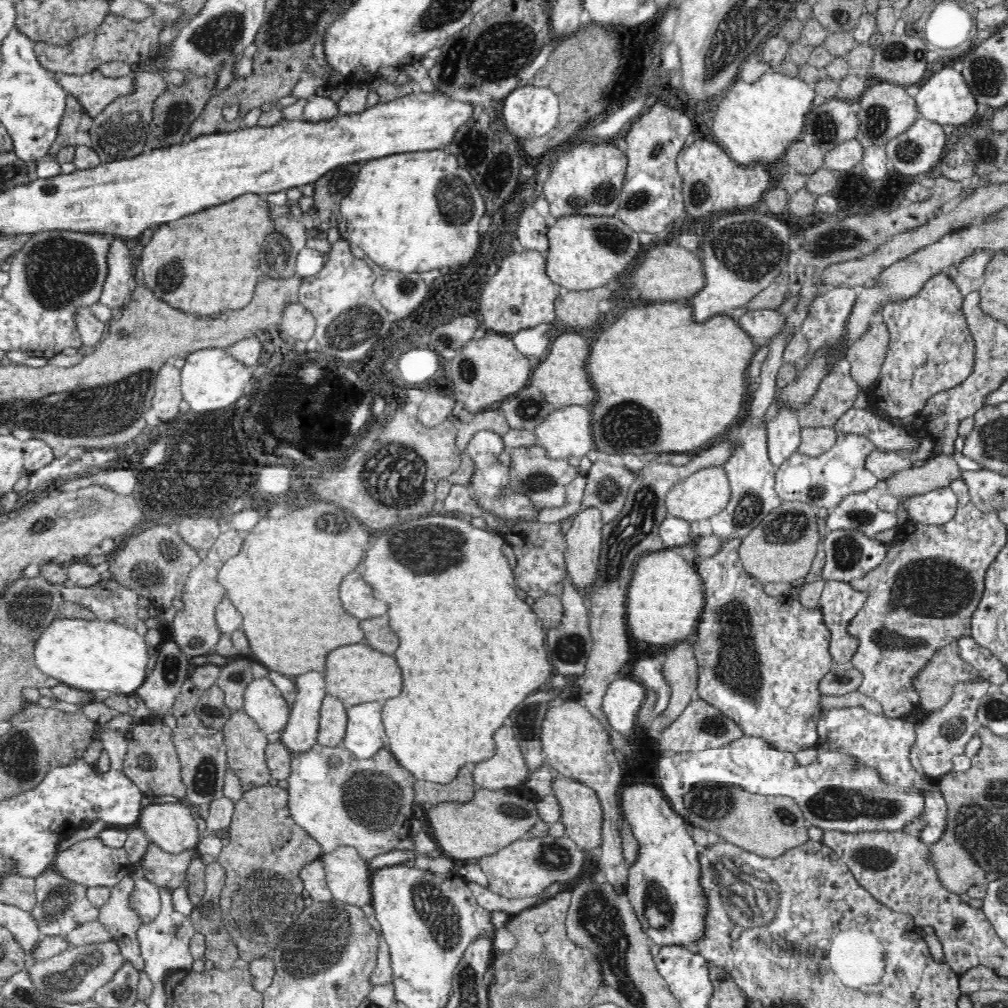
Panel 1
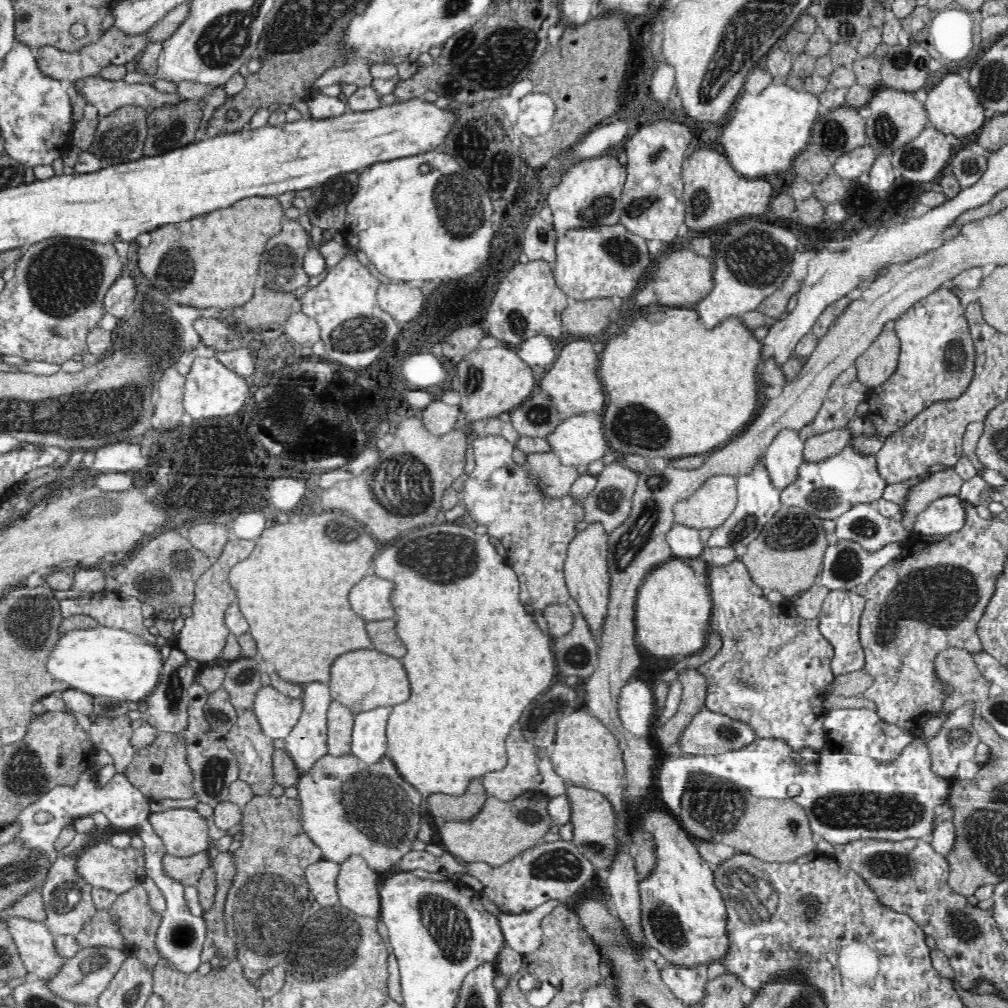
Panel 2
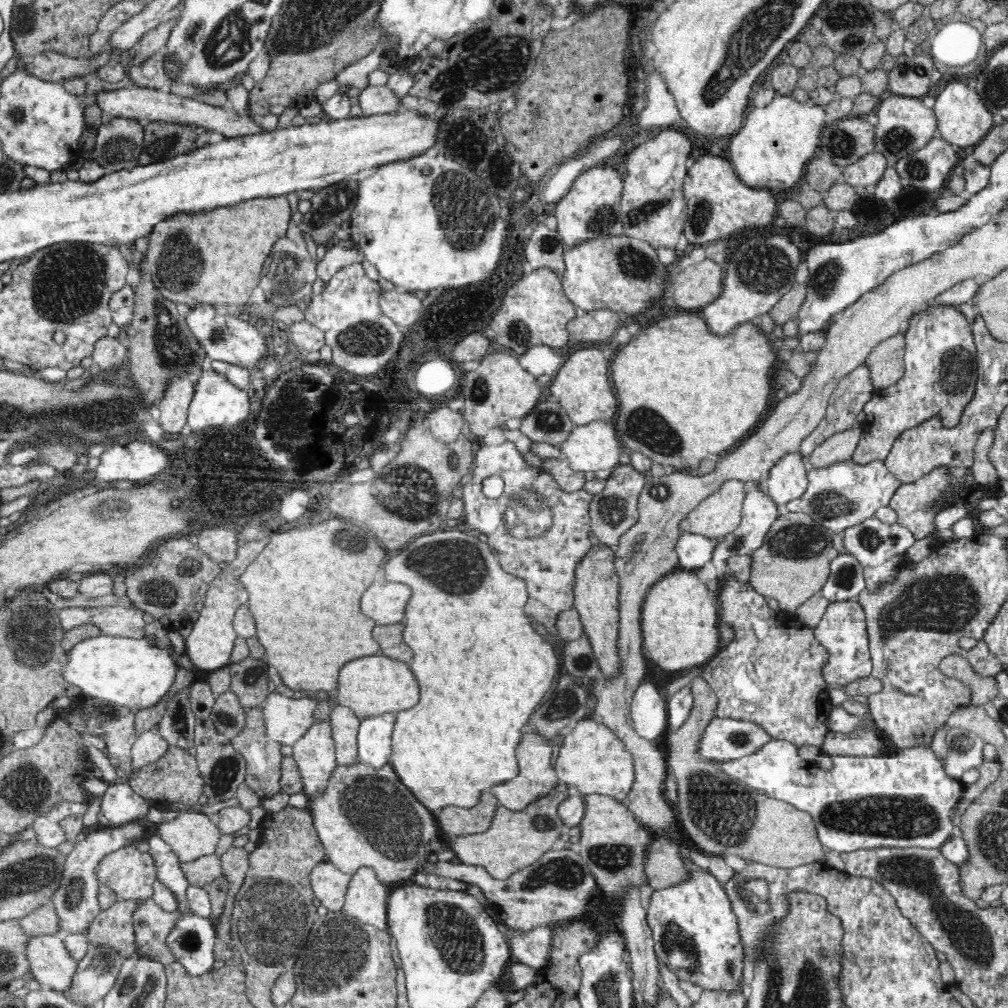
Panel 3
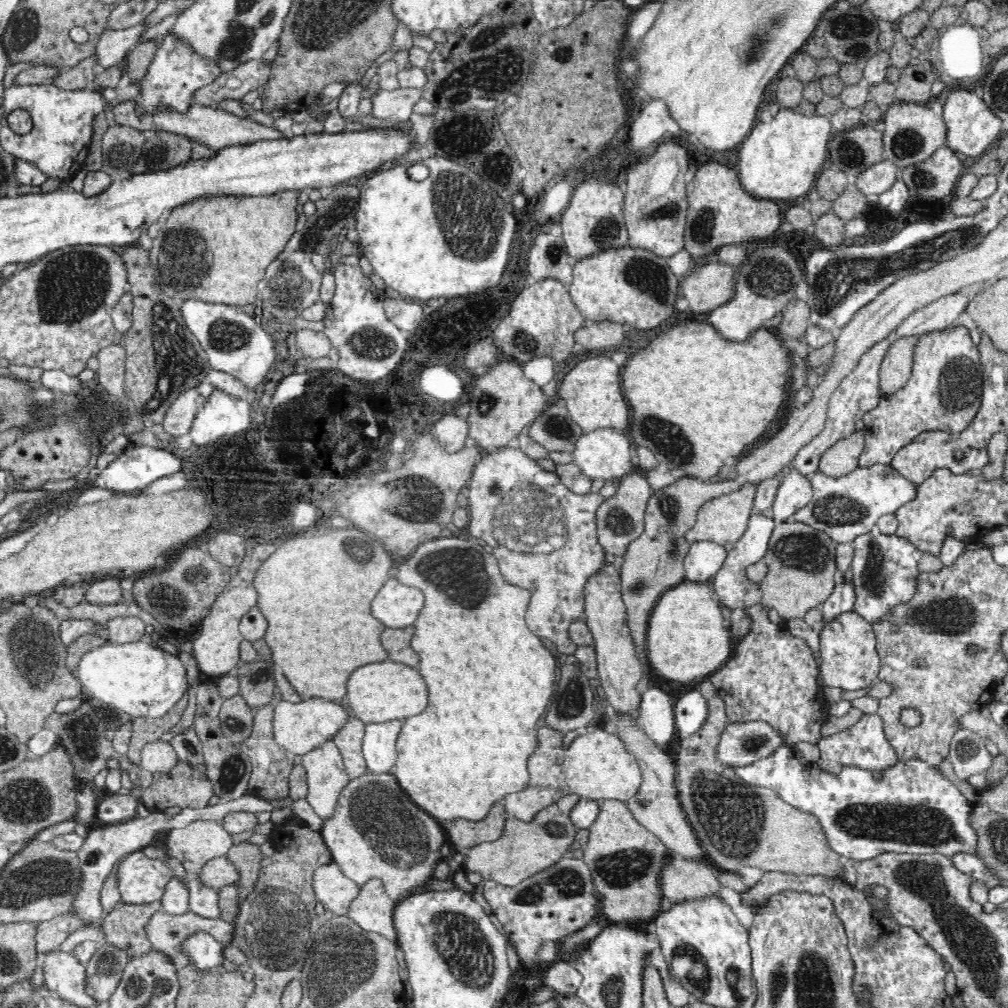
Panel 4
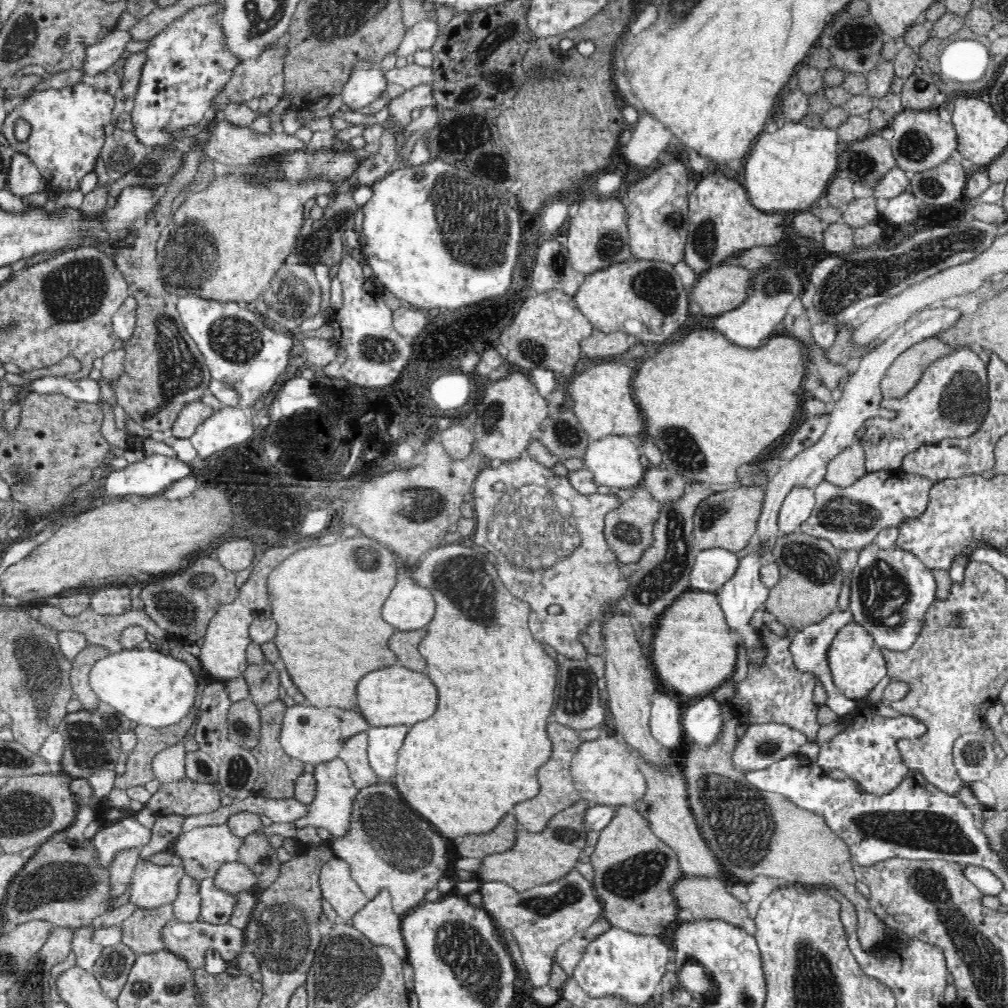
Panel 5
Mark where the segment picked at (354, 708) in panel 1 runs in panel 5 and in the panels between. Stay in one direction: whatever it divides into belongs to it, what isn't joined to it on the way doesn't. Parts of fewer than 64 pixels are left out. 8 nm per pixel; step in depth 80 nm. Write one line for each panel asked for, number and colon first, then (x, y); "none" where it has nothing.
2: (368, 737)
3: (374, 740)
4: (379, 750)
5: (385, 741)

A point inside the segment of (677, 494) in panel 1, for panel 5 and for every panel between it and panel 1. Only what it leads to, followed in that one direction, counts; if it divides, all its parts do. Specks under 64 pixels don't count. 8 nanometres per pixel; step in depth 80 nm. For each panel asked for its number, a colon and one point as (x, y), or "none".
2: (711, 503)
3: (721, 512)
4: (723, 519)
5: (728, 519)

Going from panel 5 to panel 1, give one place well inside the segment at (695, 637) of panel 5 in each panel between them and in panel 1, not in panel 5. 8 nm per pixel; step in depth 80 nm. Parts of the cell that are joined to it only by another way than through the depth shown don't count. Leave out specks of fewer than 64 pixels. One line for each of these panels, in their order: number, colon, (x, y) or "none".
1: (665, 596)
2: (672, 606)
3: (679, 622)
4: (687, 639)

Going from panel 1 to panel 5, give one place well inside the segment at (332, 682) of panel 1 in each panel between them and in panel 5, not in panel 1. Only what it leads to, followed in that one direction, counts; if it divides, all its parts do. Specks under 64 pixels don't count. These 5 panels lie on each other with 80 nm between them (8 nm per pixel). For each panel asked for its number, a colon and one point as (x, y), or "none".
2: (361, 679)
3: (369, 686)
4: (378, 691)
5: (395, 695)

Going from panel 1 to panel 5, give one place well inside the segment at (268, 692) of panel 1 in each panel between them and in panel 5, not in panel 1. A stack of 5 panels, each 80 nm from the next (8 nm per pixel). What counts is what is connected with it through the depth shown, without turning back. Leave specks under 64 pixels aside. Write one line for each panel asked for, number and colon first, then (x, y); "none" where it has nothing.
2: (277, 714)
3: (286, 720)
4: (298, 727)
5: (310, 735)

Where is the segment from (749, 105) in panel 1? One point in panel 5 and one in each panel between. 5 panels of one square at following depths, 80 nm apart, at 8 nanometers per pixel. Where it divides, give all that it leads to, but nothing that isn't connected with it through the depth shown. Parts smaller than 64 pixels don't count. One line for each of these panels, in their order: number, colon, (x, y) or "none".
2: (764, 133)
3: (771, 150)
4: (780, 160)
5: (788, 170)

